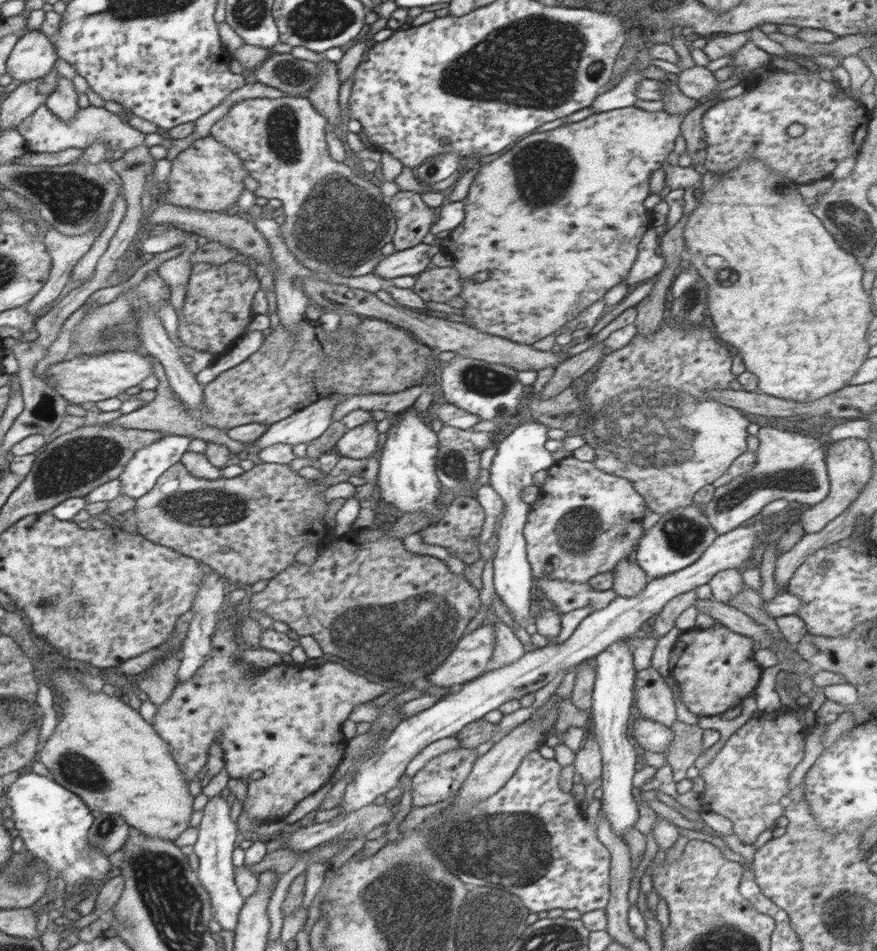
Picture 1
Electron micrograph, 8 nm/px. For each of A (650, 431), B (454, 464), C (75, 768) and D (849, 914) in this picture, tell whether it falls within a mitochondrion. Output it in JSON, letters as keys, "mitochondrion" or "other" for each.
{"A":"mitochondrion","B":"mitochondrion","C":"mitochondrion","D":"mitochondrion"}

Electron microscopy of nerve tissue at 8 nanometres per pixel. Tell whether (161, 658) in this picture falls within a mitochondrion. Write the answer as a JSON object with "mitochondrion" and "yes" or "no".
{"mitochondrion":"no"}

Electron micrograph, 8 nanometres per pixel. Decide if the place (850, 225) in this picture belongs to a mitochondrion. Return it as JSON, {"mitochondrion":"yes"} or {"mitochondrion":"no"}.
{"mitochondrion":"yes"}

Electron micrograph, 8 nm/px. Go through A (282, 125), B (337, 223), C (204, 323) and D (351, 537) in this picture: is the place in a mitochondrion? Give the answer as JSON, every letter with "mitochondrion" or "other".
{"A":"mitochondrion","B":"mitochondrion","C":"other","D":"other"}

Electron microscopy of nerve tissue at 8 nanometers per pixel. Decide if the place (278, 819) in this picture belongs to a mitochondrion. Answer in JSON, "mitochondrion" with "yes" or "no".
{"mitochondrion":"no"}

